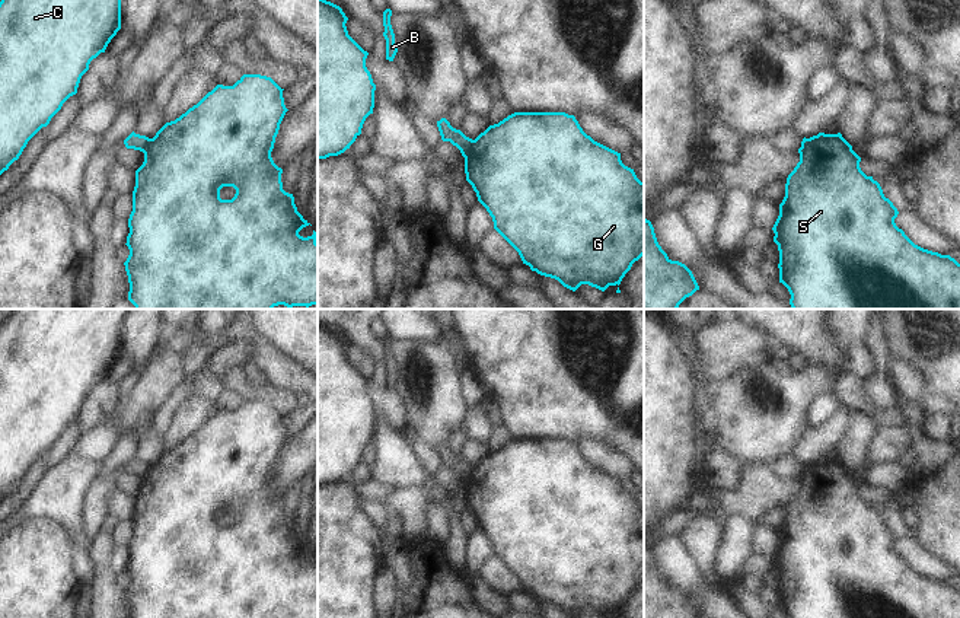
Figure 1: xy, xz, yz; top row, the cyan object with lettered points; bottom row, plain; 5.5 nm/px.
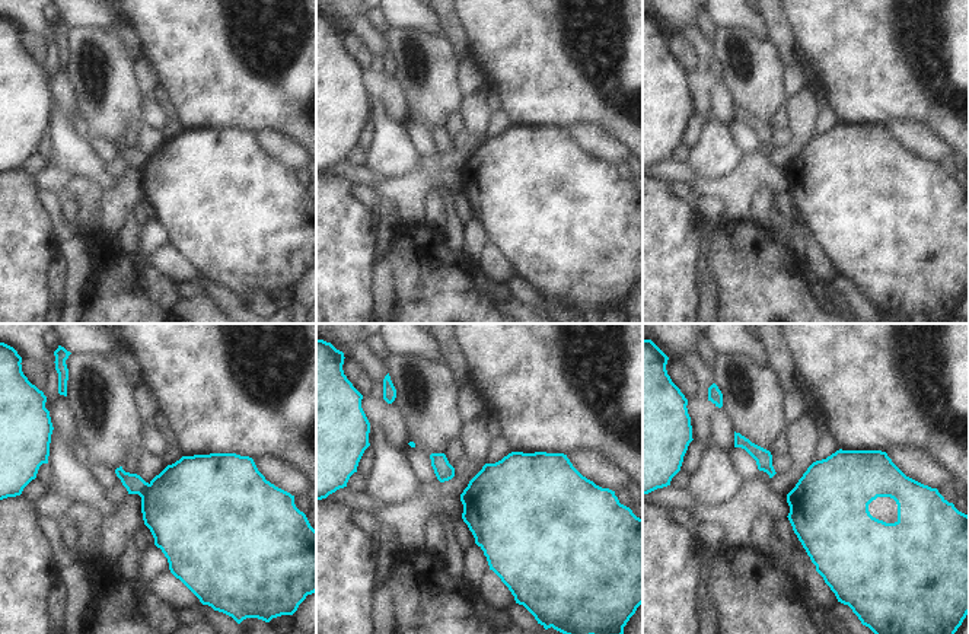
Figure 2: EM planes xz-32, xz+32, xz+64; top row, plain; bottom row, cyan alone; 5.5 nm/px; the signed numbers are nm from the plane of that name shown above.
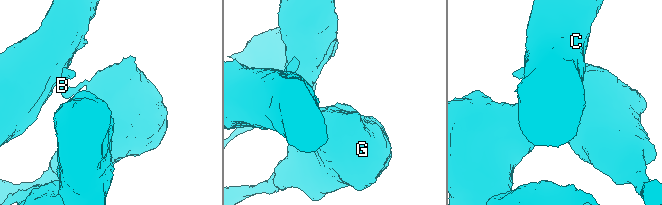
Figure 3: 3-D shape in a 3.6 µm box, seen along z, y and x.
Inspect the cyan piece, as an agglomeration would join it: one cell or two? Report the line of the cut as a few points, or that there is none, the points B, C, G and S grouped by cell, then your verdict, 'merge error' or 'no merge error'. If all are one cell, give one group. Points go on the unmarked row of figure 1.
cut xz (474, 467), (469, 474), (461, 478); groups B / C G S; merge error

